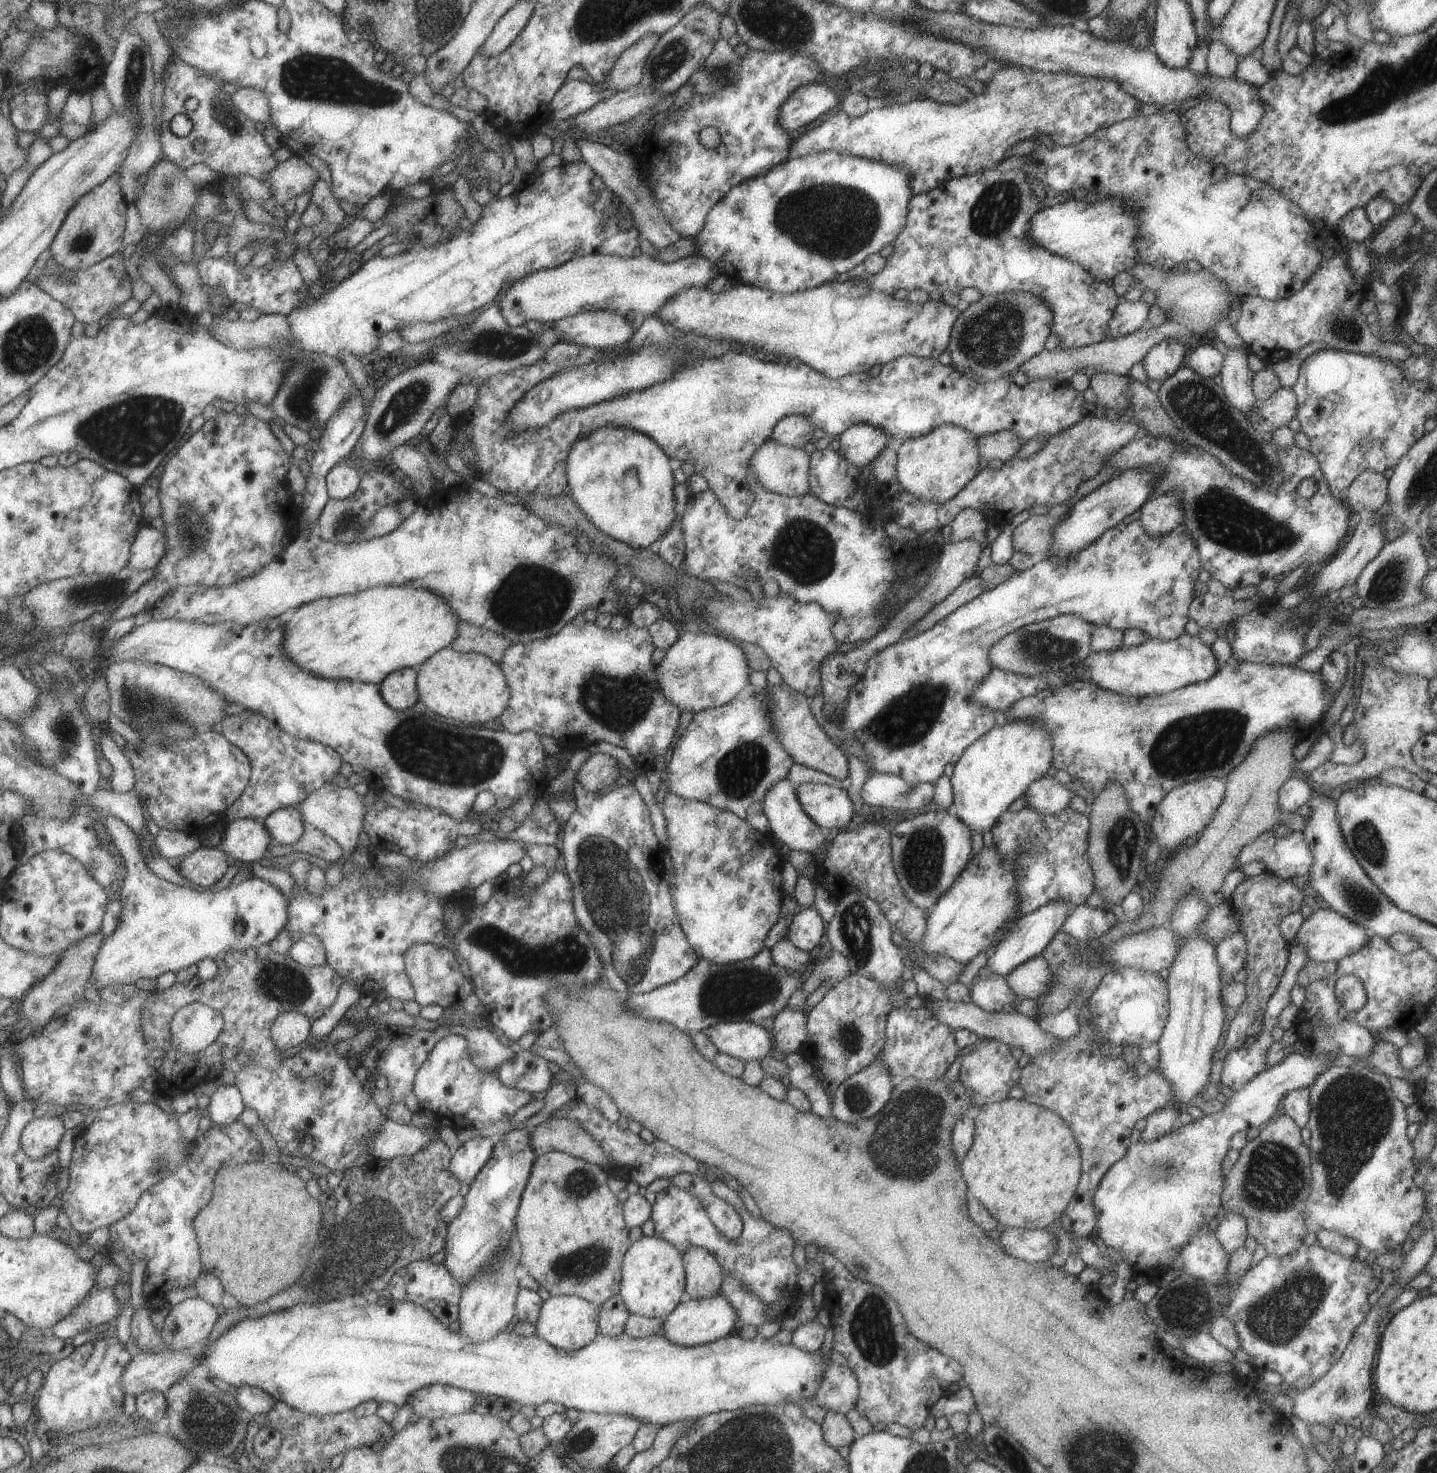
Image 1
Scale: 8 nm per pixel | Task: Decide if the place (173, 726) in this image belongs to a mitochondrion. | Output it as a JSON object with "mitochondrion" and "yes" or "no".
{"mitochondrion":"yes"}

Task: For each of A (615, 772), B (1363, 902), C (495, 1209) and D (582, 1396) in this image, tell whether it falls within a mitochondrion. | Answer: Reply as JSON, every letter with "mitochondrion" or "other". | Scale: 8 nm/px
{"A":"other","B":"mitochondrion","C":"mitochondrion","D":"other"}

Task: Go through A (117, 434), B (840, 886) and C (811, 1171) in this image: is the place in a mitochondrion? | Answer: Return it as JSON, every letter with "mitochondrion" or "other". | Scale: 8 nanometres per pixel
{"A":"mitochondrion","B":"mitochondrion","C":"other"}

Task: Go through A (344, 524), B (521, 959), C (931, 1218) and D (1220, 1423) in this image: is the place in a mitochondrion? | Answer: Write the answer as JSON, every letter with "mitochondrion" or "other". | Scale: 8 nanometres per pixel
{"A":"mitochondrion","B":"mitochondrion","C":"other","D":"other"}

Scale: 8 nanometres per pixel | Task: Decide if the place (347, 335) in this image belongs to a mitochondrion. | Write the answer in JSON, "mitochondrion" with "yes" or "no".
{"mitochondrion":"no"}

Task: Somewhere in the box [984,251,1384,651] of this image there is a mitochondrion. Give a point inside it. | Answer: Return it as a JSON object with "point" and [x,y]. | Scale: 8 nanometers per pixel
{"point":[1194,402]}

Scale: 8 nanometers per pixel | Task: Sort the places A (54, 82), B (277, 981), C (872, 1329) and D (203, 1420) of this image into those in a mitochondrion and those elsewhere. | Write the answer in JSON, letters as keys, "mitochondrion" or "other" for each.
{"A":"other","B":"mitochondrion","C":"mitochondrion","D":"mitochondrion"}

